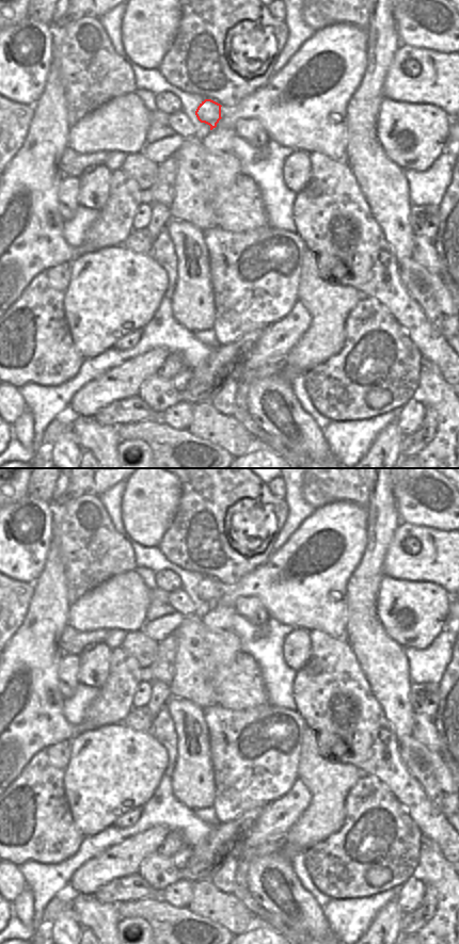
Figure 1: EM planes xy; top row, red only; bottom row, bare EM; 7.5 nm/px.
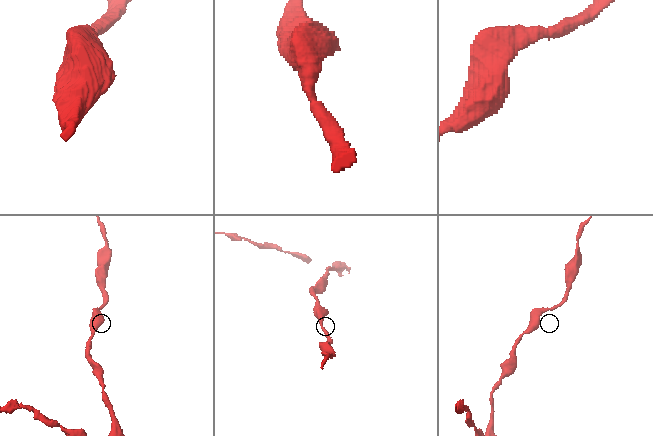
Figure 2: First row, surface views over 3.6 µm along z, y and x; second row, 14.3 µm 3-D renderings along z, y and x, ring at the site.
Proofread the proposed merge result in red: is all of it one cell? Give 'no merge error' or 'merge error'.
no merge error

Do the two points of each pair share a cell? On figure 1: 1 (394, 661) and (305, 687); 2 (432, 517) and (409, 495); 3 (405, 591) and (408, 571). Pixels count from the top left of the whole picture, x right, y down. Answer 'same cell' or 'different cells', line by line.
1: different cells
2: same cell
3: different cells

